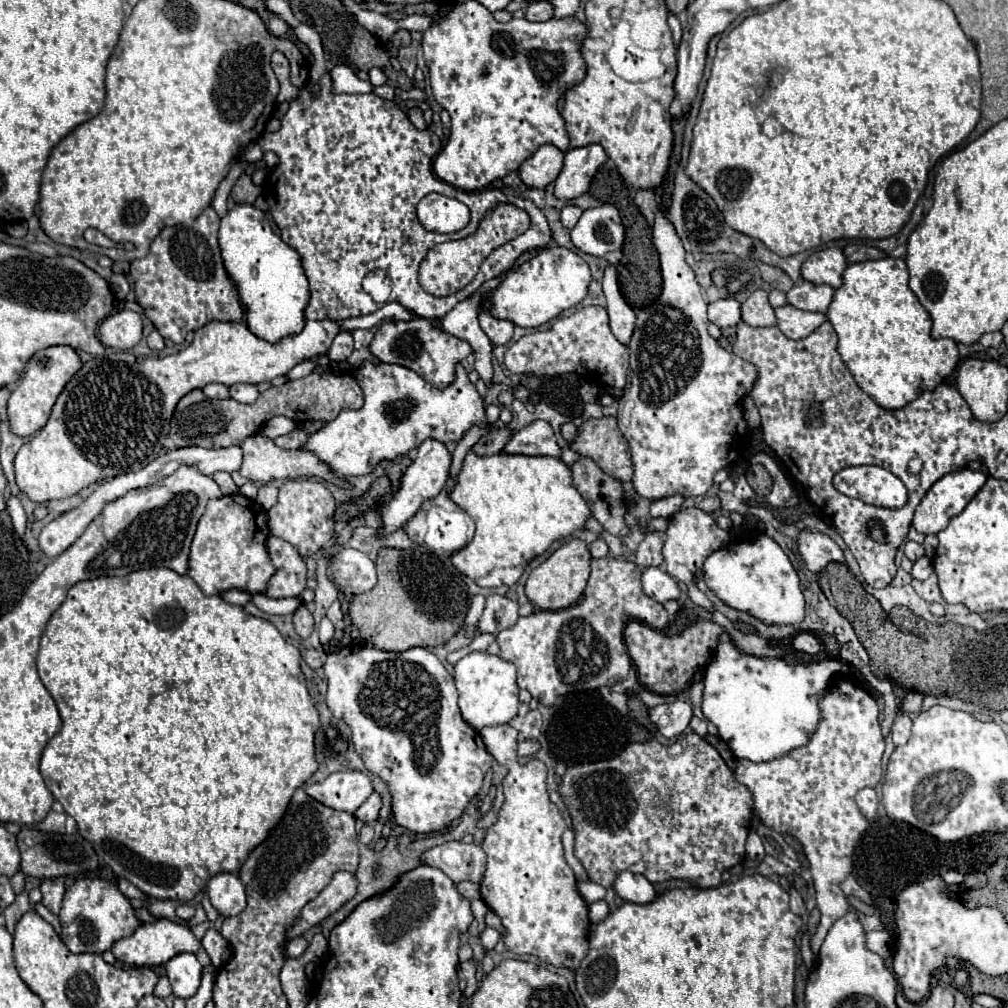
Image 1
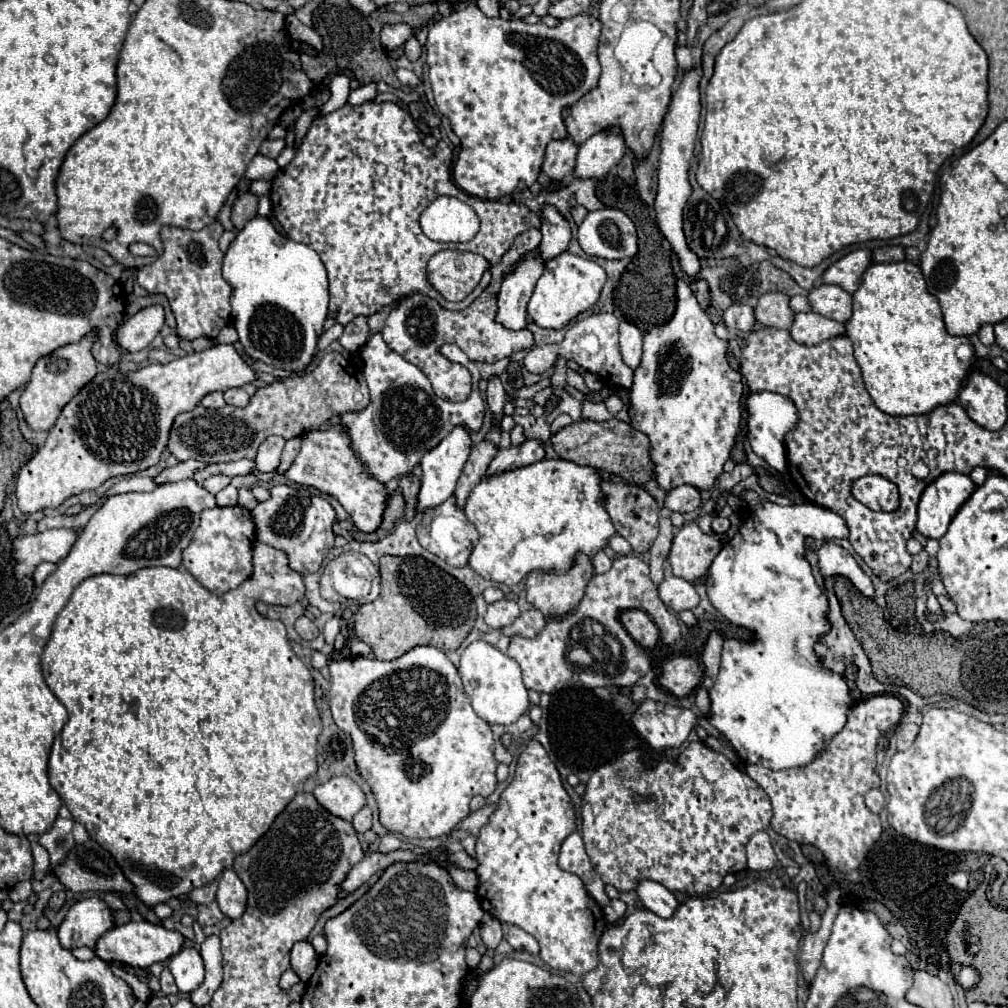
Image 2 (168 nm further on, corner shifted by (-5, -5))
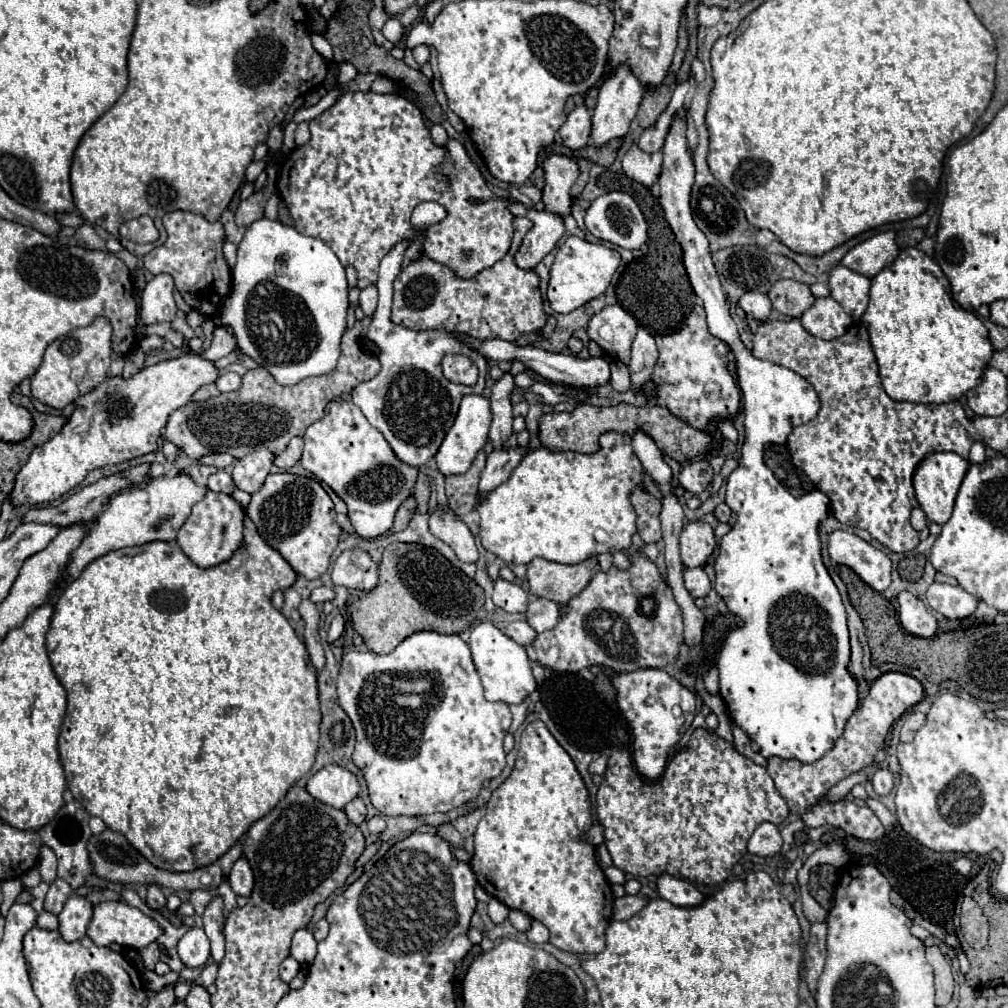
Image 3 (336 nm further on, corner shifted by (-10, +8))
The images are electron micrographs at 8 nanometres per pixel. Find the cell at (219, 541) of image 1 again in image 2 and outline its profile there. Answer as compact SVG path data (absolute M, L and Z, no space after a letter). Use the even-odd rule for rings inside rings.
M241 506L231 508L211 508L203 510L201 524L193 534L191 544L183 550L183 566L193 578L211 590L213 594L221 596L233 588L237 588L245 578L253 572L251 562L251 538L255 540L255 524L251 520L251 512Z

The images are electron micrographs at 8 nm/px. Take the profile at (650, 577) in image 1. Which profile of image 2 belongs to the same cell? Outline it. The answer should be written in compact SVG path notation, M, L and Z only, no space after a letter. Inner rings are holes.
M667 576L661 582L661 586L659 586L659 598L673 612L693 610L699 604L699 596L697 596L693 584L683 580L683 578L677 578L677 576Z

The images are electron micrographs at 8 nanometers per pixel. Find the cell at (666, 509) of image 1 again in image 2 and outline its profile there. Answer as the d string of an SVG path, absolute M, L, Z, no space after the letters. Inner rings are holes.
M679 486L679 488L673 488L667 498L665 498L665 506L673 512L691 512L691 510L697 510L701 504L701 492L695 488L695 486Z

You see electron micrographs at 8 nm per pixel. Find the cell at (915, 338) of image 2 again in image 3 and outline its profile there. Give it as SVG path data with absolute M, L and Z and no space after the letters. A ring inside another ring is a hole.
M906 247L898 253L892 265L884 267L870 285L868 309L862 315L862 323L868 329L870 343L878 361L882 387L894 401L910 403L948 403L960 399L966 391L980 383L982 371L992 357L992 345L982 321L964 311L950 297L950 283L942 269L920 249Z

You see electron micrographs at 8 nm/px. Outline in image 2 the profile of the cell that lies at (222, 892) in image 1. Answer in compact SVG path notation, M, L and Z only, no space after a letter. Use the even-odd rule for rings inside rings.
M225 870L219 878L219 890L217 890L217 904L225 916L231 920L241 918L247 906L247 890L239 876L233 870Z

